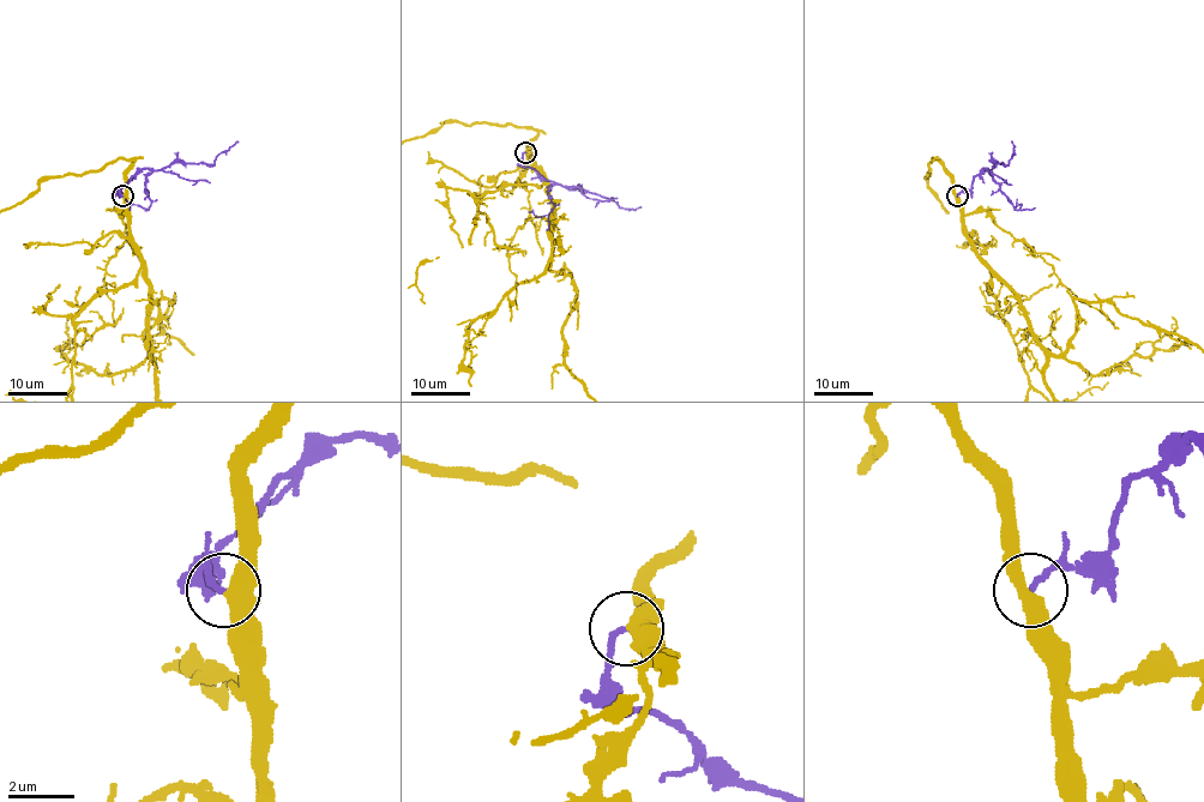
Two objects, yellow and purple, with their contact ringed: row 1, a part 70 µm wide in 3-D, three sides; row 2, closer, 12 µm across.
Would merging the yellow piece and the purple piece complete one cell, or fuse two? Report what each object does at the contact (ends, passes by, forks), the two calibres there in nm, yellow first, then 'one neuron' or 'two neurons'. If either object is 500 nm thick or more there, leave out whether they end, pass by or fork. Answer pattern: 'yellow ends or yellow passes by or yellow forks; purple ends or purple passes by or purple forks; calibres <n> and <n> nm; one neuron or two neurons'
yellow passes by; purple ends; calibres 440 and 180 nm; one neuron

